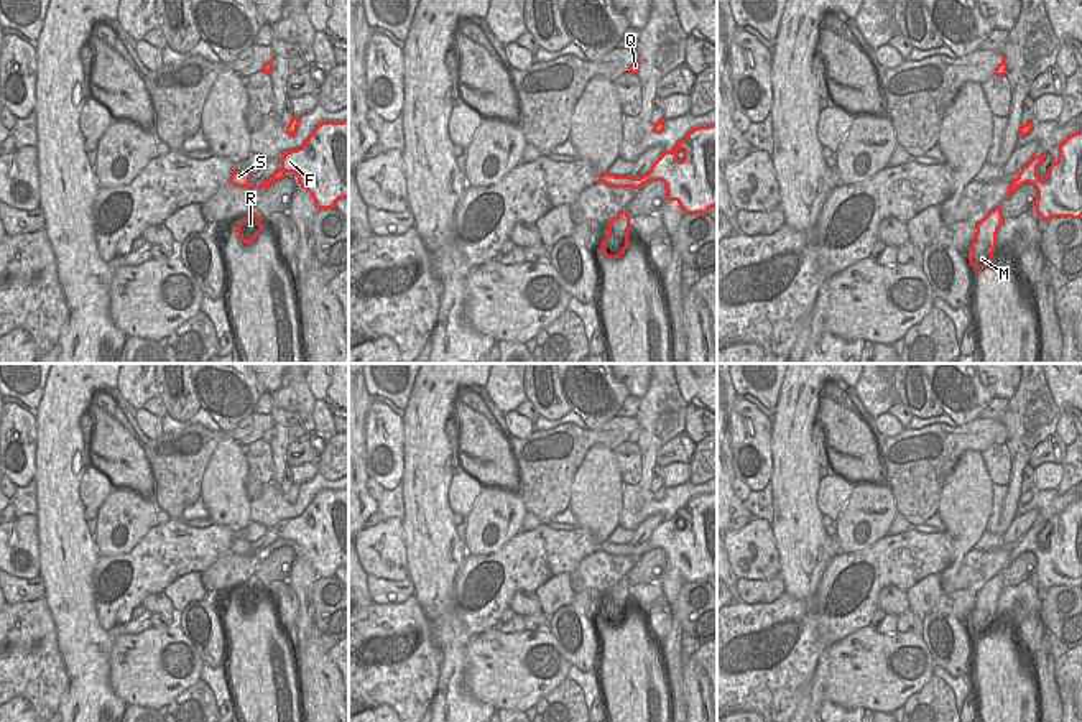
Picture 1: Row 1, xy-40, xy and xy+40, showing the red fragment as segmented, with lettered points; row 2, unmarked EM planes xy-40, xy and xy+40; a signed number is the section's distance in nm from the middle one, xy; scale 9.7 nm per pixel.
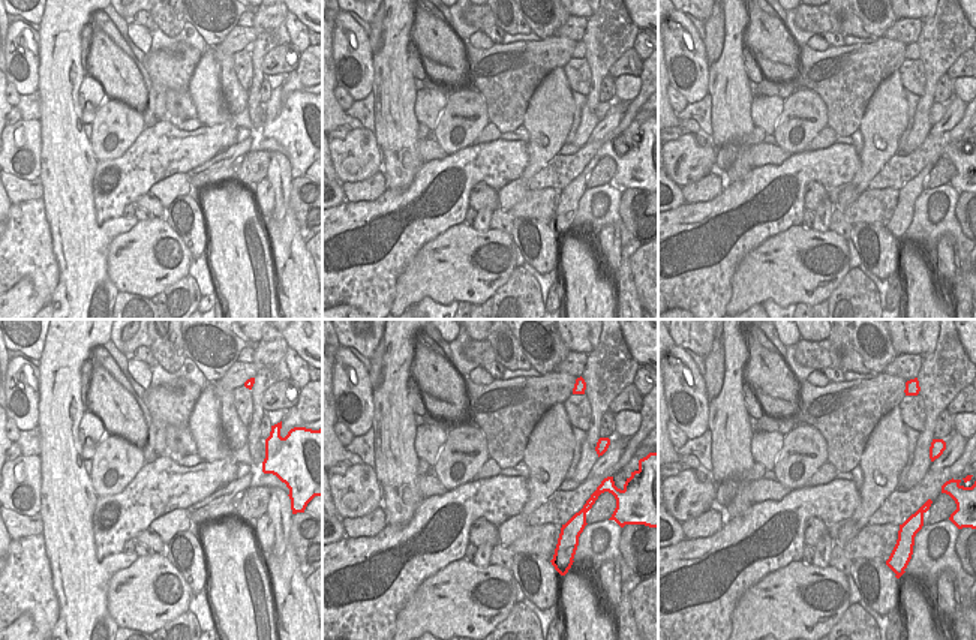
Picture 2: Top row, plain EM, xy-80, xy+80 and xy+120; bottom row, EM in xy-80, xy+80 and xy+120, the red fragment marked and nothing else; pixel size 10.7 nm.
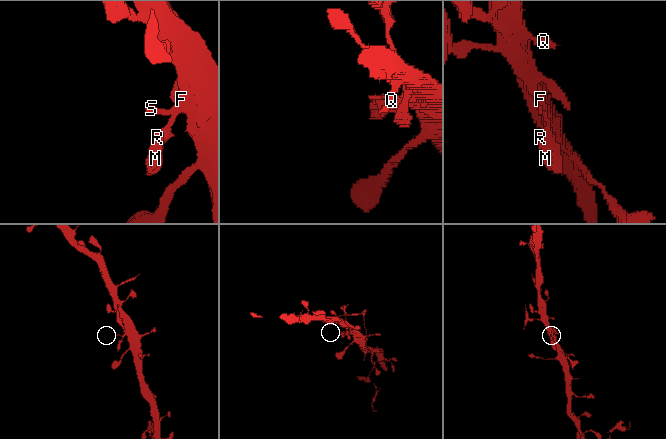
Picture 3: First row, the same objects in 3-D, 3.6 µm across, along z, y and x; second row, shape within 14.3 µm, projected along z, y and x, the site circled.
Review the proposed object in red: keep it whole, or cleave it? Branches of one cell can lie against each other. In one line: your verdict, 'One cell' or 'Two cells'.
One cell.

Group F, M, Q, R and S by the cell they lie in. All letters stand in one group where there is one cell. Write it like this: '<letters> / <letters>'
F M Q R S

